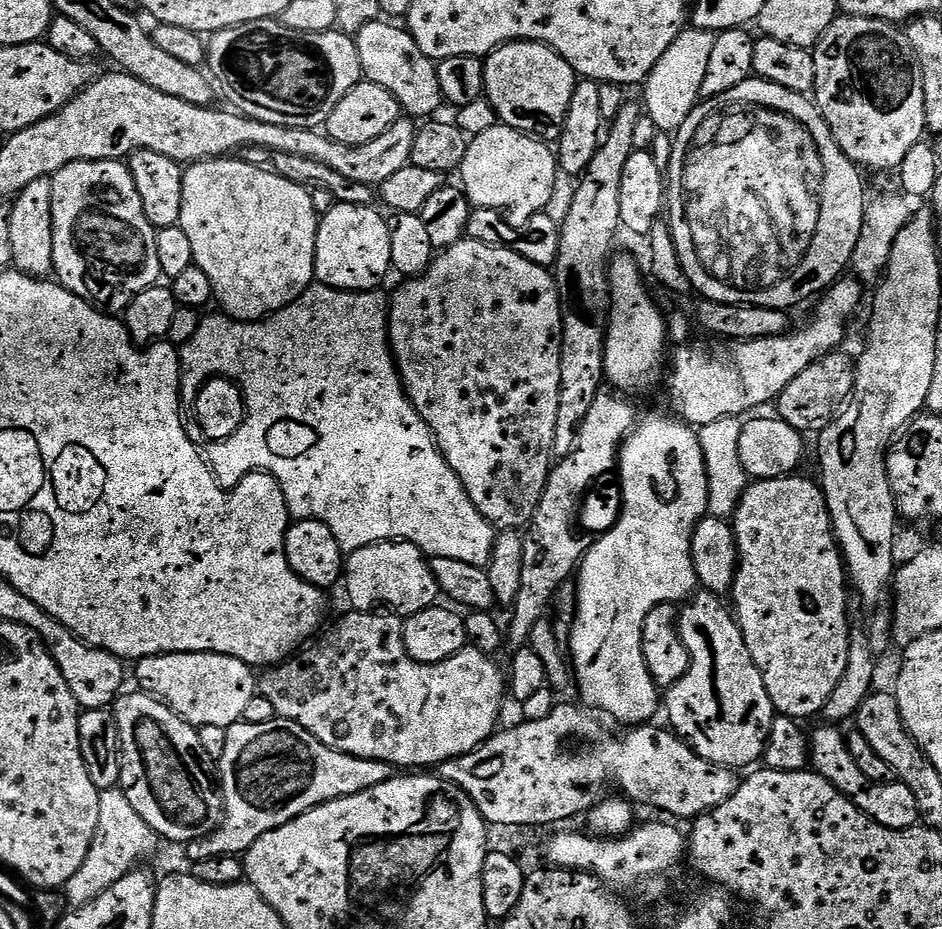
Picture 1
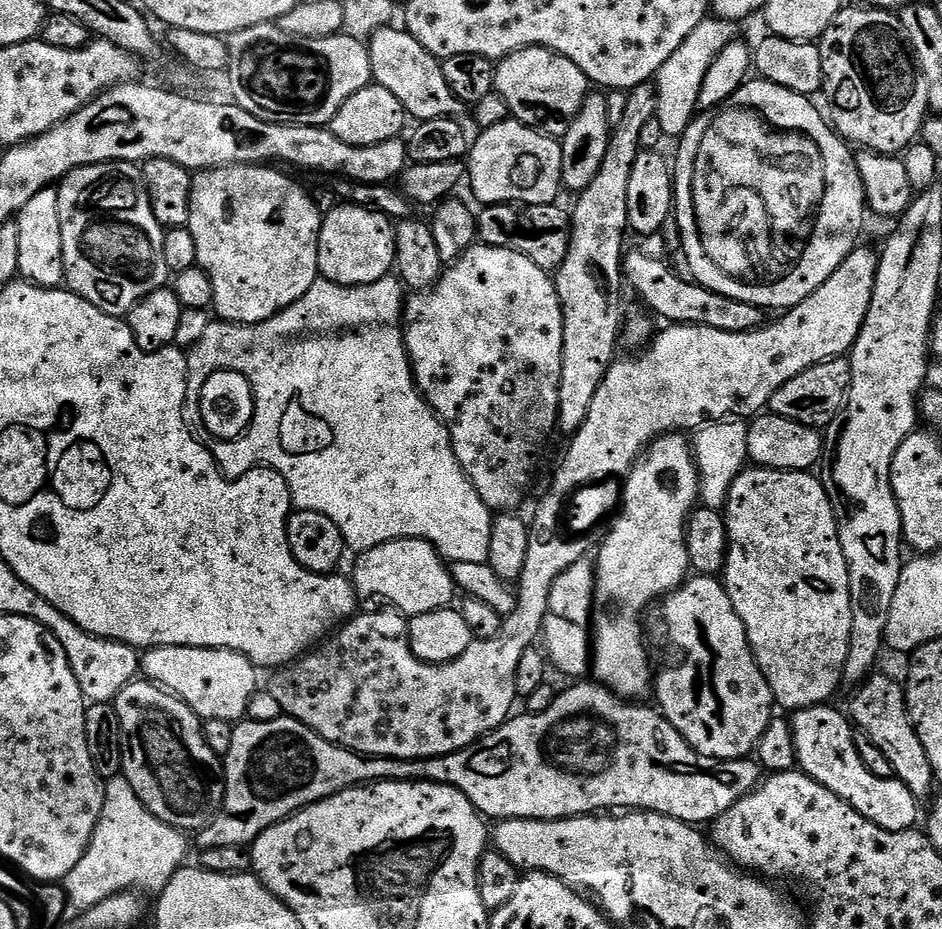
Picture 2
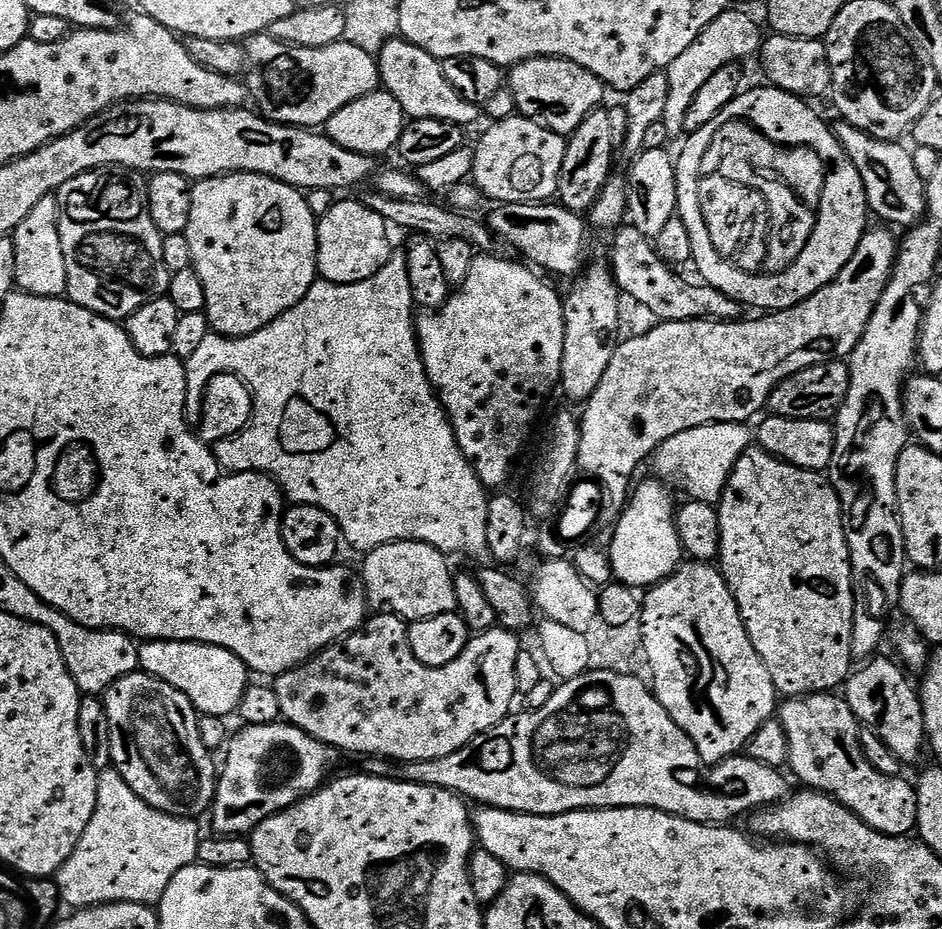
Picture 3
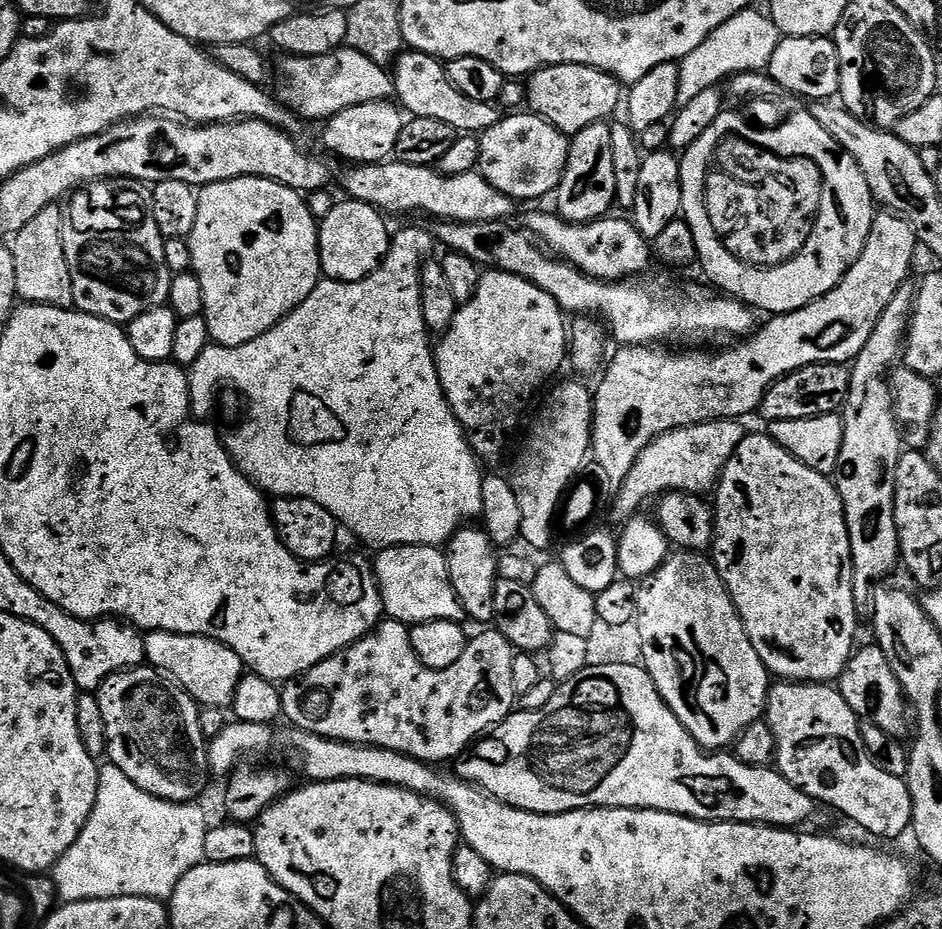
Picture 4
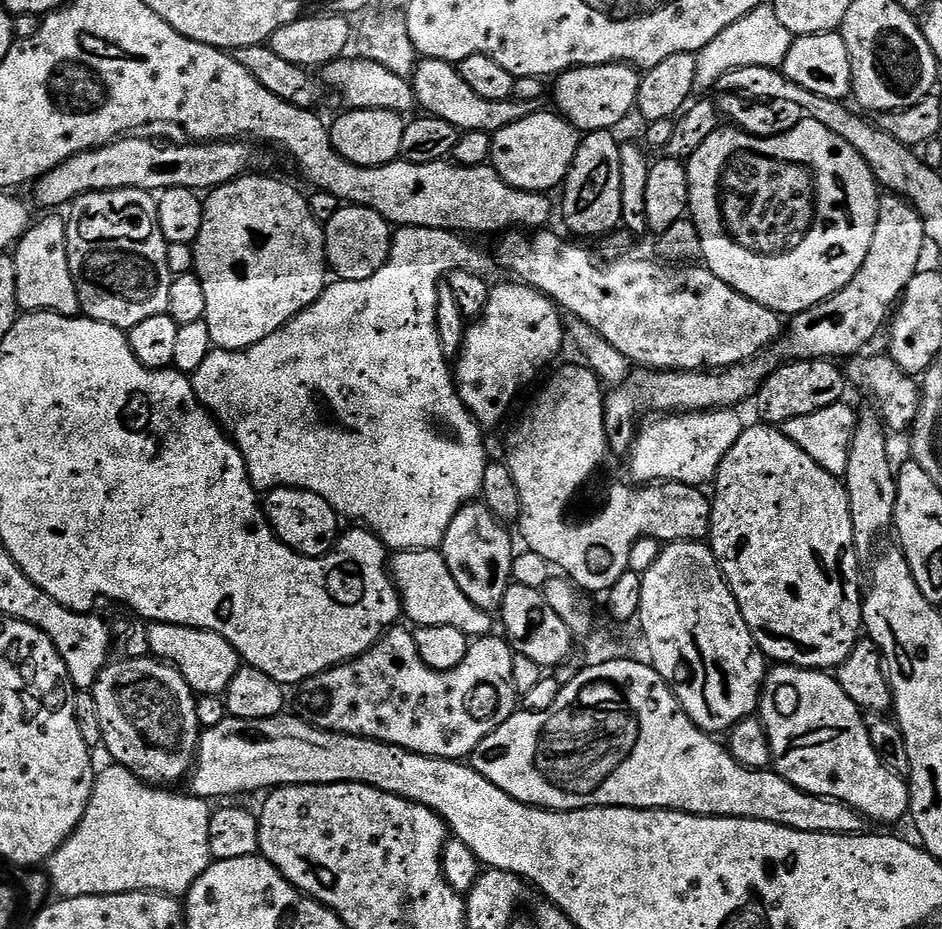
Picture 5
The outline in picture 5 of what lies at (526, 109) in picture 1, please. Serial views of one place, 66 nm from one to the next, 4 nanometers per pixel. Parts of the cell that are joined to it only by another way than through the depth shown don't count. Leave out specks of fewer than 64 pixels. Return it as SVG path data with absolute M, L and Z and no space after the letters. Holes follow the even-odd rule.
M595 64L585 68L568 68L555 77L553 86L550 88L550 100L554 105L555 111L564 119L569 120L581 133L606 132L616 130L616 127L627 118L633 115L636 99L638 98L638 86L640 85L641 73L631 64Z

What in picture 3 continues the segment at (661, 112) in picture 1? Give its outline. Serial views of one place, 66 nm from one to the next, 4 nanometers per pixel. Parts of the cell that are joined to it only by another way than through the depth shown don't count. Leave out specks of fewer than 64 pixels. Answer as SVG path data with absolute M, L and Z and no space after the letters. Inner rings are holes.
M729 10L714 18L714 22L710 22L710 26L706 26L702 34L694 38L693 44L679 58L674 58L674 62L666 69L670 95L666 97L666 112L662 122L669 138L685 135L686 110L690 110L694 94L706 86L706 78L711 78L714 70L722 70L722 66L727 64L744 62L747 56L755 57L759 53L762 43L759 26L746 13L736 11Z

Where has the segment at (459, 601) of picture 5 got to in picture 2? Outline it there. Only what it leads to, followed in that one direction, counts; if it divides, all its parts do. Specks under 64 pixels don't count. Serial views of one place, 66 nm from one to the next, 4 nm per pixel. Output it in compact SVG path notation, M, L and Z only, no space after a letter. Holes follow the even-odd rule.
M391 540L382 546L359 553L350 579L356 588L357 601L381 600L381 605L405 618L430 614L430 610L449 607L453 603L452 573L436 547L425 540Z

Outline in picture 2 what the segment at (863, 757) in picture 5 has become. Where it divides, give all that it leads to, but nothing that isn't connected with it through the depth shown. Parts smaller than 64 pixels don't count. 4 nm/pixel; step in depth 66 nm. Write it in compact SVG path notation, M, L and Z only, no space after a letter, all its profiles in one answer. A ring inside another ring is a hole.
M831 703L819 704L813 708L804 708L791 717L790 723L796 747L796 762L799 771L805 772L814 782L826 786L842 802L854 806L862 818L882 826L882 830L891 832L911 832L917 827L916 819L920 816L921 801L910 794L908 787L895 778L874 778L866 770L866 762L854 746L854 725L847 715L832 708Z

